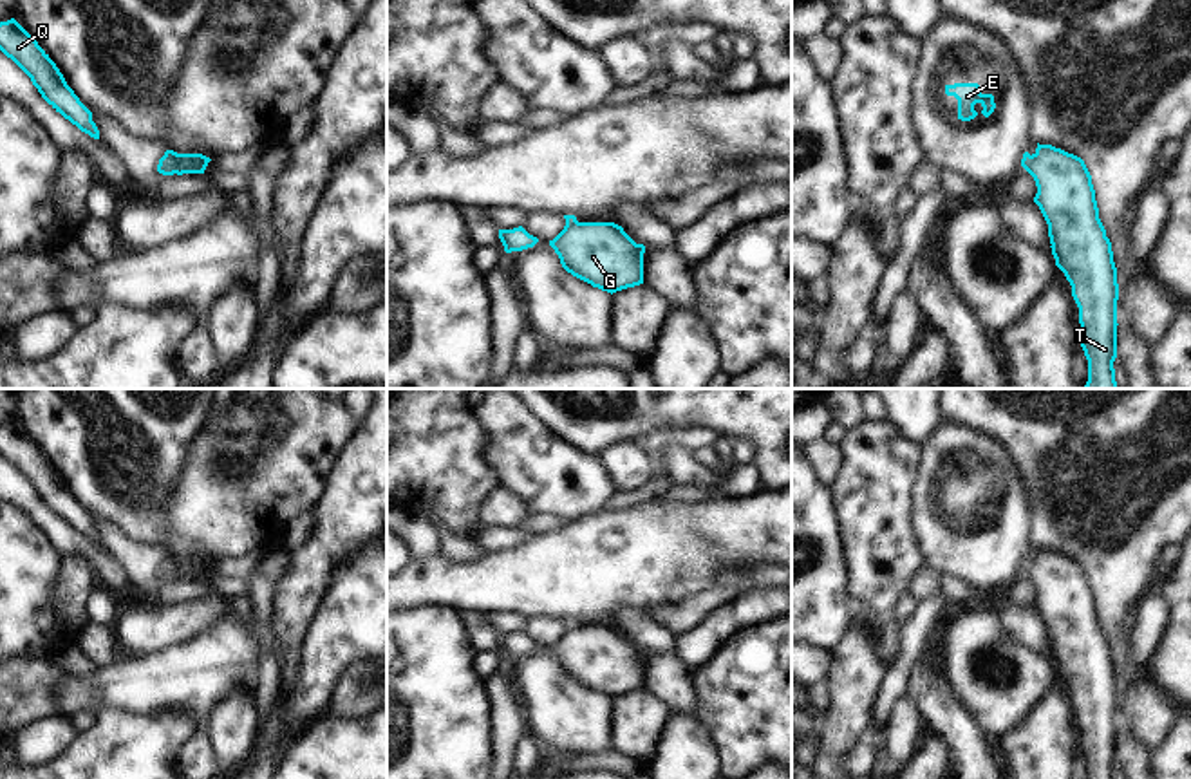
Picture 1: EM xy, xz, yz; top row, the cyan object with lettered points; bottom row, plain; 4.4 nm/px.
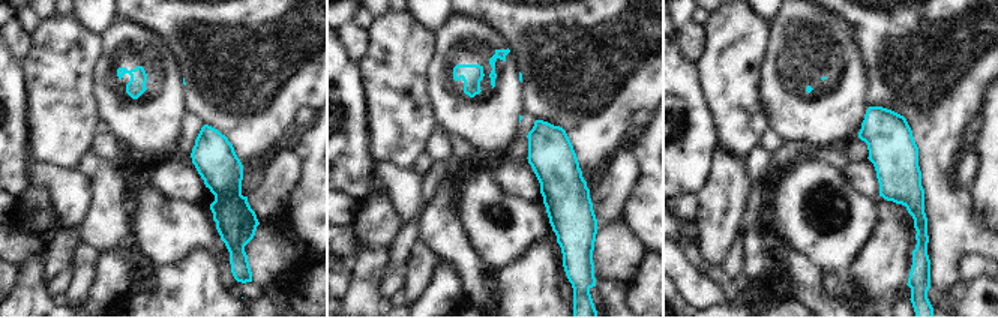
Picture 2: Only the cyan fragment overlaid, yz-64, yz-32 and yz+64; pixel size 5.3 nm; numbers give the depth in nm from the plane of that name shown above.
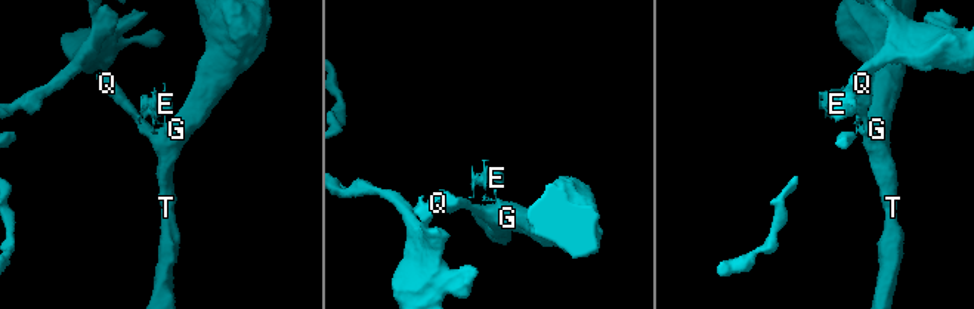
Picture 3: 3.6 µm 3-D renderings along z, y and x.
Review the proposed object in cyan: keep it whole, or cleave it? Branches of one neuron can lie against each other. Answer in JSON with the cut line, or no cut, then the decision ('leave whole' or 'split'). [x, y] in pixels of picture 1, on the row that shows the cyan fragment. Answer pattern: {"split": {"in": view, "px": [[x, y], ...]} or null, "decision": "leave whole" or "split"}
{"split": {"in": "yz", "px": [[1031, 156], [1025, 168]]}, "decision": "split"}

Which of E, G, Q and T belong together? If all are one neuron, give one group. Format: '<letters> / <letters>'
E / G Q T

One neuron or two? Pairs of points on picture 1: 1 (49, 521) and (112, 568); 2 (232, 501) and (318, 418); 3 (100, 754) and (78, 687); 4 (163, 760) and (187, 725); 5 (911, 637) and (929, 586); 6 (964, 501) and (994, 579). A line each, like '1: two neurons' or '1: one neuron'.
1: one neuron
2: one neuron
3: two neurons
4: one neuron
5: two neurons
6: one neuron

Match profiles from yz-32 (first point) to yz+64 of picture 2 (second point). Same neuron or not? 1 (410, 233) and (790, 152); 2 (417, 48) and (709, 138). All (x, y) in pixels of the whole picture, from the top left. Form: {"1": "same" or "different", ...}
{"1": "same", "2": "different"}

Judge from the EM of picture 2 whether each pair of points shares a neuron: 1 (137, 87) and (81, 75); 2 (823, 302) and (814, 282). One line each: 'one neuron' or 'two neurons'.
1: two neurons
2: one neuron

